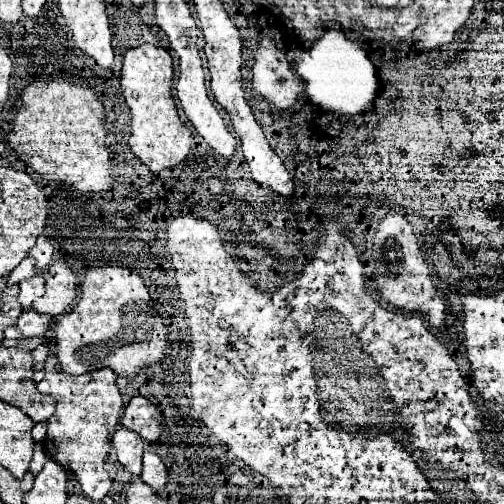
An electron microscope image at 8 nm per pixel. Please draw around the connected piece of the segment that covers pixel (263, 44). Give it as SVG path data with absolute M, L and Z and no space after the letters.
M270 35L262 37L252 71L254 89L278 109L290 109L304 95L304 81L294 73Z

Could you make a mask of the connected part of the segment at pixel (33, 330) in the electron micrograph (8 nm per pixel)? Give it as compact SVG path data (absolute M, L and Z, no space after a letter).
M22 311L16 329L22 337L34 337L34 335L44 335L48 331L48 321L36 313L36 311Z

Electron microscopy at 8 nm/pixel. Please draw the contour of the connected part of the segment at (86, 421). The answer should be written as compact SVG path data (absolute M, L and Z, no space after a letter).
M104 367L80 377L68 373L46 373L38 383L40 393L48 393L56 401L54 415L48 419L48 433L44 439L46 453L52 461L60 463L66 471L76 475L82 491L92 501L100 501L110 491L110 479L104 471L104 459L110 451L112 431L120 425L122 393L116 385L118 375Z

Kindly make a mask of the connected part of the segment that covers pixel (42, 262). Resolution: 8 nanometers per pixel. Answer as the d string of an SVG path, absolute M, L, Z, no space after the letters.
M40 235L36 245L28 251L28 257L36 259L36 269L40 271L52 263L52 253L54 253L54 247L50 245L50 241L44 235Z

